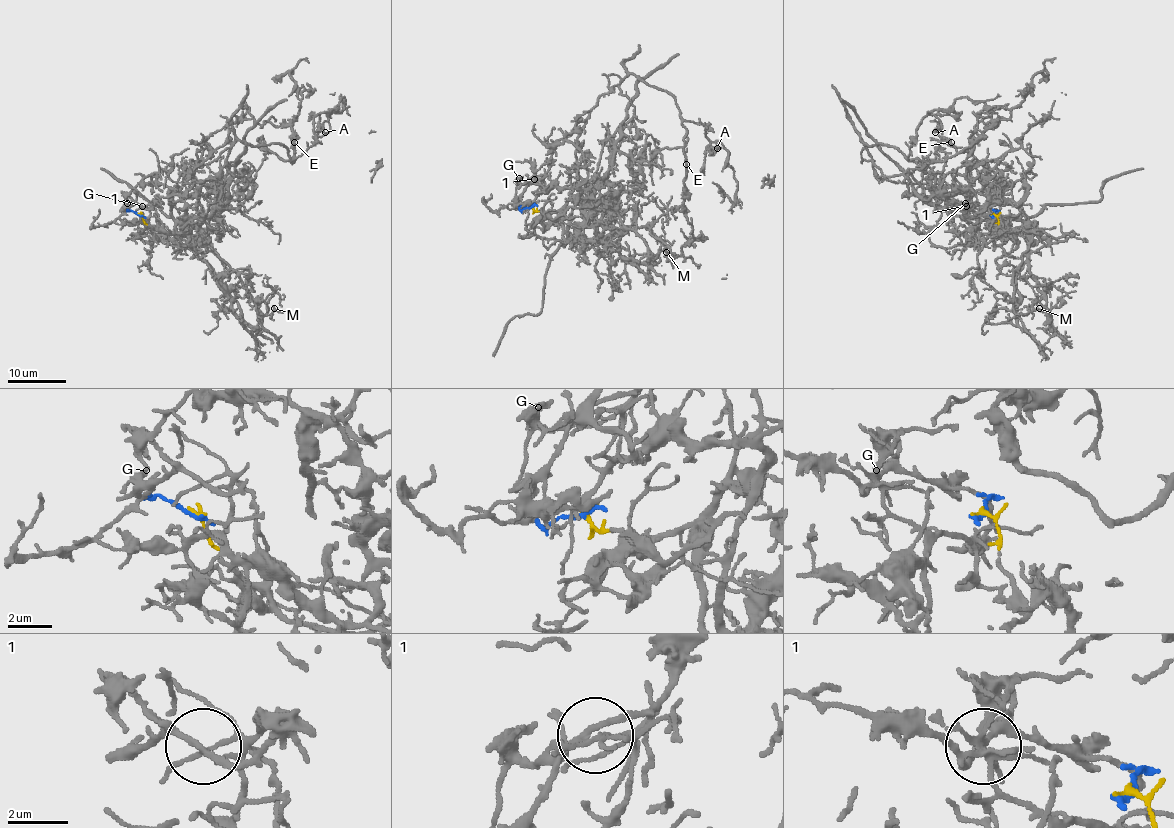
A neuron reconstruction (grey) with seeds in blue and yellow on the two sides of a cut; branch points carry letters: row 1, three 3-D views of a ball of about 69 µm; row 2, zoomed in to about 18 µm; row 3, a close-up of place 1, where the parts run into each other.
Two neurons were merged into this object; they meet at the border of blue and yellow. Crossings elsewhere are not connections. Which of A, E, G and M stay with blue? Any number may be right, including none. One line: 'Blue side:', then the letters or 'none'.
Blue side: A, E, G

